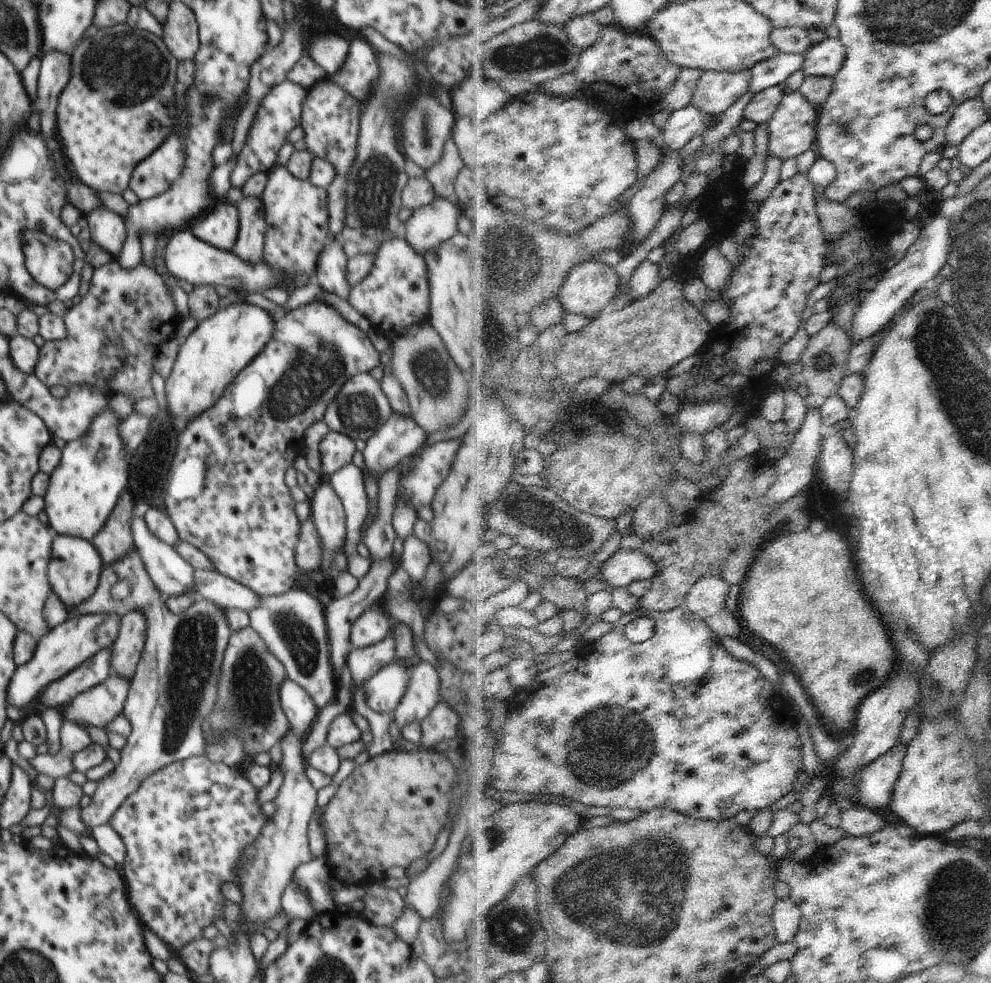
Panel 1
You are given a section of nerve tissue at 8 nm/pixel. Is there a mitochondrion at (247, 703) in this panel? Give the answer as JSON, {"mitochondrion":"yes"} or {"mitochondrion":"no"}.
{"mitochondrion":"yes"}

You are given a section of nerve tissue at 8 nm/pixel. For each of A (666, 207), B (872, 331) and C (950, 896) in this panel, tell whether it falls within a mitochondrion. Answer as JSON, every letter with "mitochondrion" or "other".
{"A":"other","B":"other","C":"mitochondrion"}

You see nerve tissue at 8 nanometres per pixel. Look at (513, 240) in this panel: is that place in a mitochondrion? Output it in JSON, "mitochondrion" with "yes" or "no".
{"mitochondrion":"yes"}

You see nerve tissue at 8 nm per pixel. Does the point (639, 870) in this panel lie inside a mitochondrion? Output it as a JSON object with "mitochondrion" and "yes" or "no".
{"mitochondrion":"yes"}

